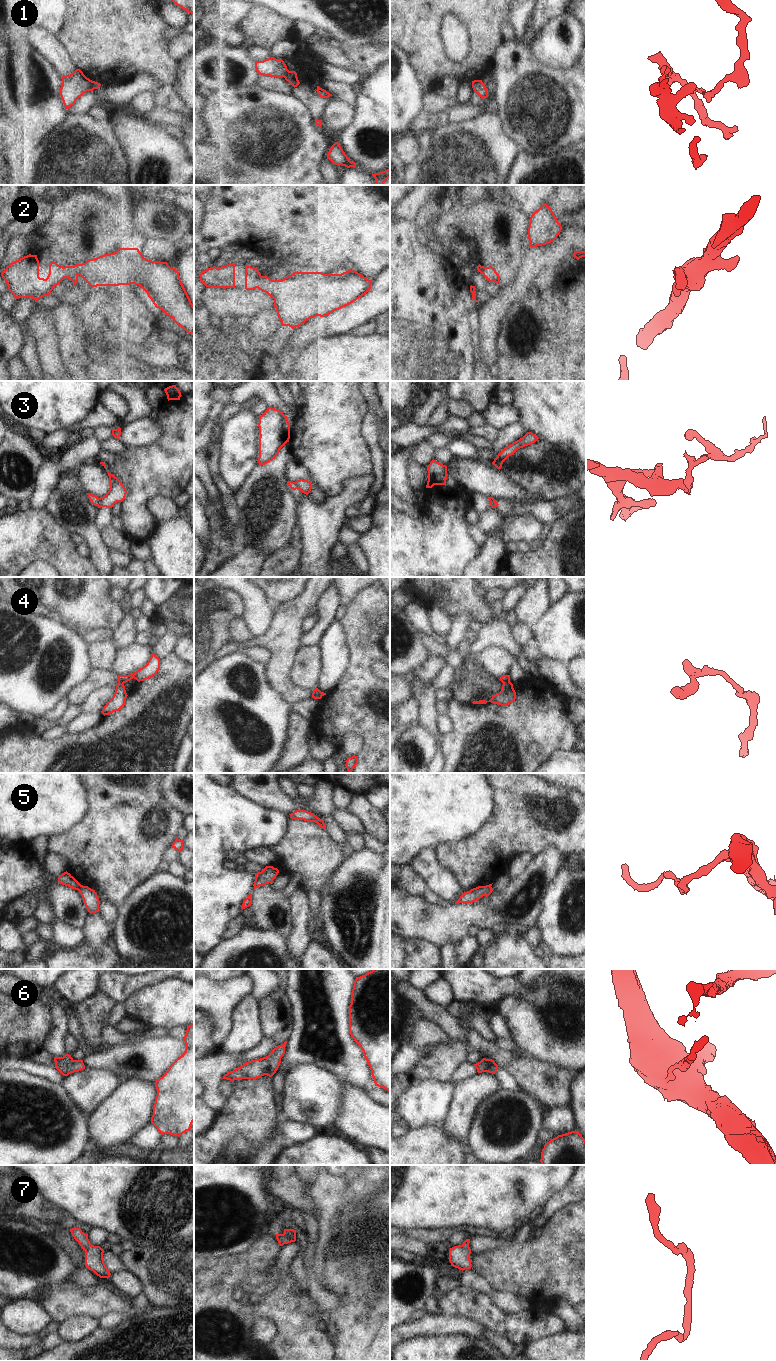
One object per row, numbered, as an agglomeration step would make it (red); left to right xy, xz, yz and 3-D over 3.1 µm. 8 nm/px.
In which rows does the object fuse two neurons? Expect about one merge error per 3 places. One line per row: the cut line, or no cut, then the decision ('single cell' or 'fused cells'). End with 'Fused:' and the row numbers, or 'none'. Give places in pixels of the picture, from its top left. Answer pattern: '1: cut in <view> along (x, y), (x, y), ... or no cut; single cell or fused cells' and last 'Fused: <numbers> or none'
1: cut in xy along (92, 81), (88, 90); fused cells
2: no cut; single cell
3: cut in xy along (100, 498), (98, 506); fused cells
4: cut in yz along (509, 681), (503, 683); fused cells
5: cut in xy along (81, 885), (77, 889); fused cells
6: no cut; single cell
7: no cut; single cell
Fused: 1, 3, 4, 5

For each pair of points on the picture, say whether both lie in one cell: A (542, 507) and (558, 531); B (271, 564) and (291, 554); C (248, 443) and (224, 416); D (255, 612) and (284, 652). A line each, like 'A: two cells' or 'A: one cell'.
A: two cells
B: one cell
C: two cells
D: two cells

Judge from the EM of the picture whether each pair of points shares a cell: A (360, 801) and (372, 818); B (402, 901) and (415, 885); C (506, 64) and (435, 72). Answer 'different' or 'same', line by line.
A: same
B: different
C: different

